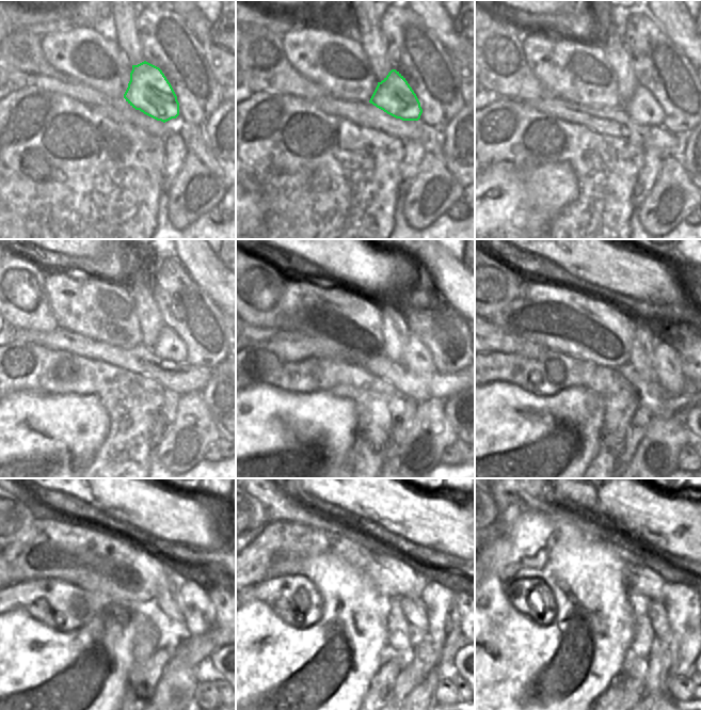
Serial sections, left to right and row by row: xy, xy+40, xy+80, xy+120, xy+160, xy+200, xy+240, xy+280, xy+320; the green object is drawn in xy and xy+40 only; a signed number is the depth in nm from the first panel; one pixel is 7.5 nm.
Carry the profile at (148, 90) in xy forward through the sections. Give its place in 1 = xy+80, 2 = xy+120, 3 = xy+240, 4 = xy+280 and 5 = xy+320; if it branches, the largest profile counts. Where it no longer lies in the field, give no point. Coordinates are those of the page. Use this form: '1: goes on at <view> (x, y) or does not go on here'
1: goes on at xy+80 (642, 107)
2: goes on at xy+120 (169, 346)
3: goes on at xy+240 (198, 612)
4: goes on at xy+280 (444, 627)
5: goes on at xy+320 (683, 604)

